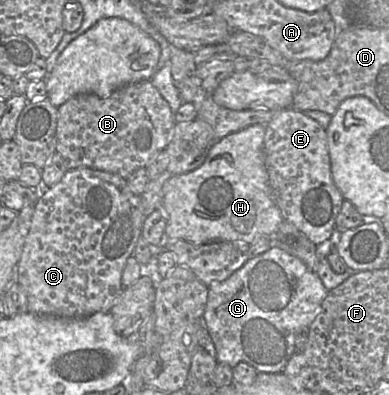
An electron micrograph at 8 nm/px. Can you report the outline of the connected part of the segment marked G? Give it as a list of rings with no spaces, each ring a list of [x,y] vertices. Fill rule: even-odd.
[[[272,245],[266,252],[251,257],[227,279],[212,283],[208,287],[203,325],[215,345],[217,363],[233,368],[245,362],[258,373],[282,373],[296,352],[296,336],[308,331],[328,291],[356,273],[334,272],[323,255],[319,255],[319,261],[318,271],[314,273],[299,258]]]

